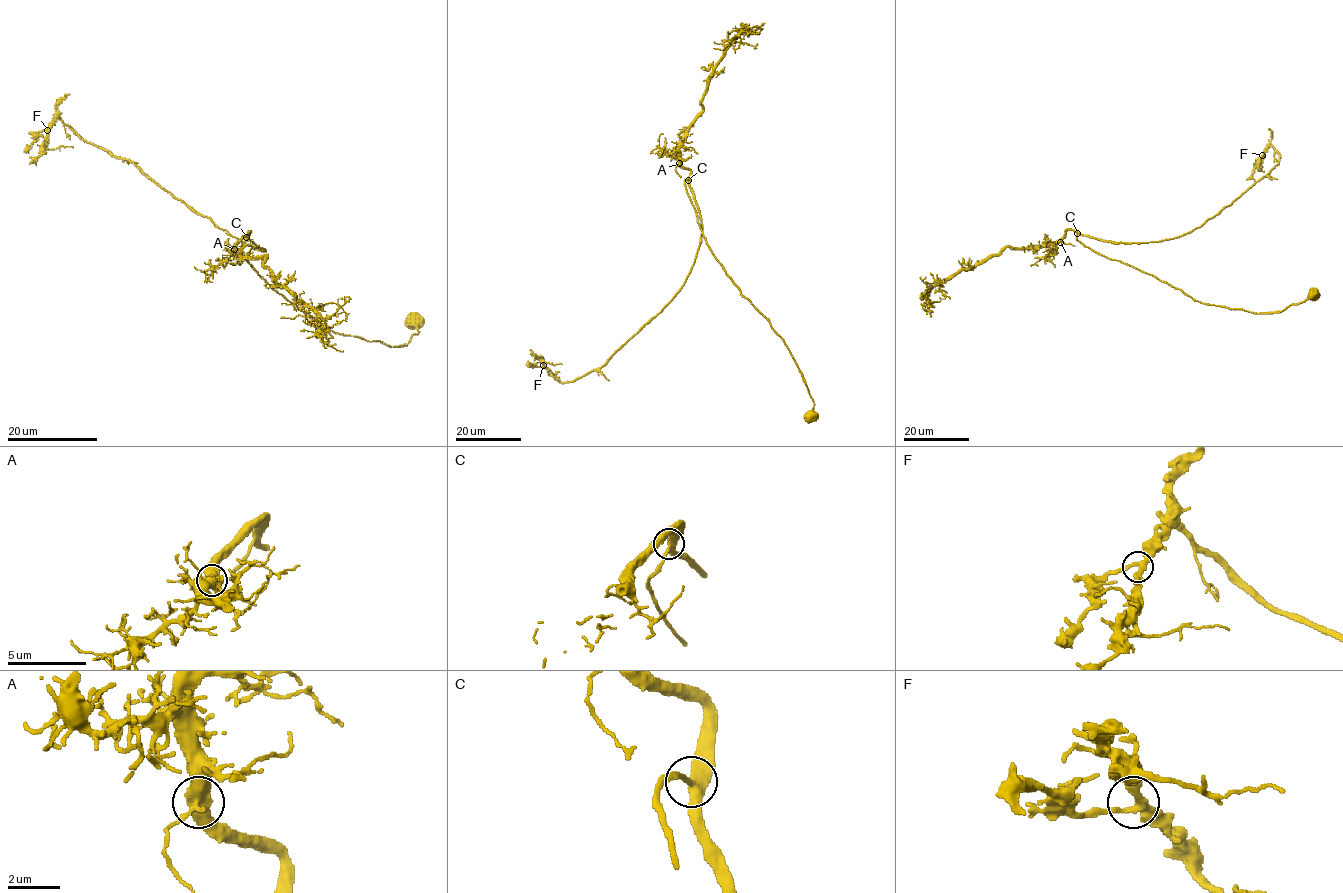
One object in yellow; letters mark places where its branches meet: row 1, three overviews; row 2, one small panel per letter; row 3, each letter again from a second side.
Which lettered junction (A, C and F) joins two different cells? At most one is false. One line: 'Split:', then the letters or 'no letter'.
Split: no letter

